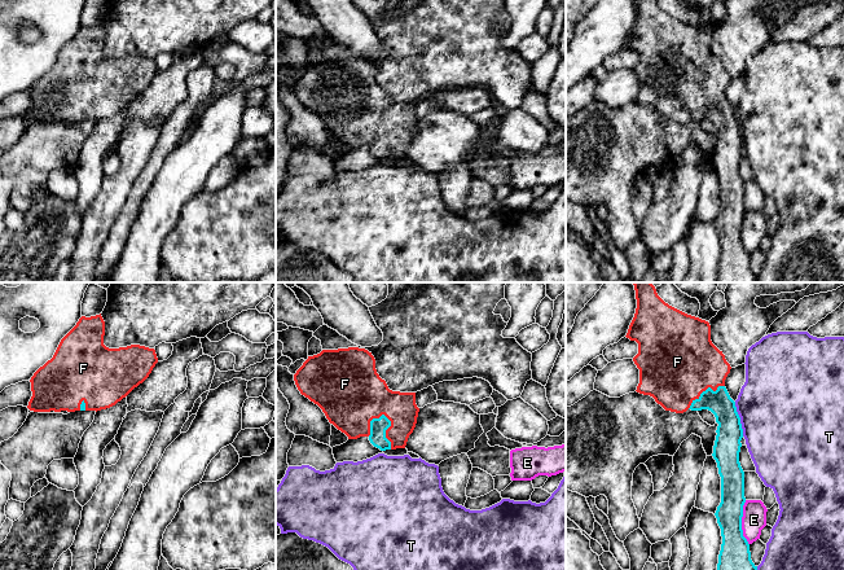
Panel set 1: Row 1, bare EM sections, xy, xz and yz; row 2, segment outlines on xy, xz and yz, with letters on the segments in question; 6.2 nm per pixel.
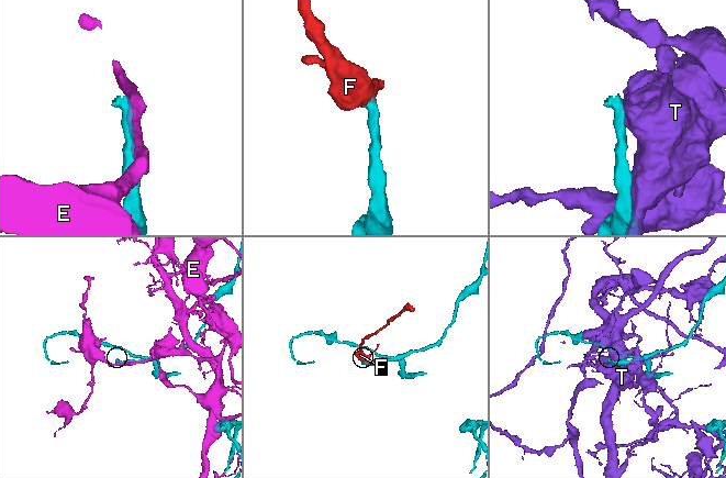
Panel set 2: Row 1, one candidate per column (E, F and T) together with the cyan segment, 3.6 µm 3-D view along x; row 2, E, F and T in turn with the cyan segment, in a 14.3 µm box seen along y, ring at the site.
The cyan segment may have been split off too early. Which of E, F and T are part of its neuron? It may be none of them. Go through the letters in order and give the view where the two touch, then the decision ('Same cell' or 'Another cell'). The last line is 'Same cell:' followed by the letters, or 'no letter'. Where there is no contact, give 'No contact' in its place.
E: Touches cyan in yz. Another cell
F: Touches cyan in xz. Same cell
T: Touches cyan in yz. Another cell
Same cell: F

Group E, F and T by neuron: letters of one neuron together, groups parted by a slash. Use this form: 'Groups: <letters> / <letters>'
Groups: E / F / T

